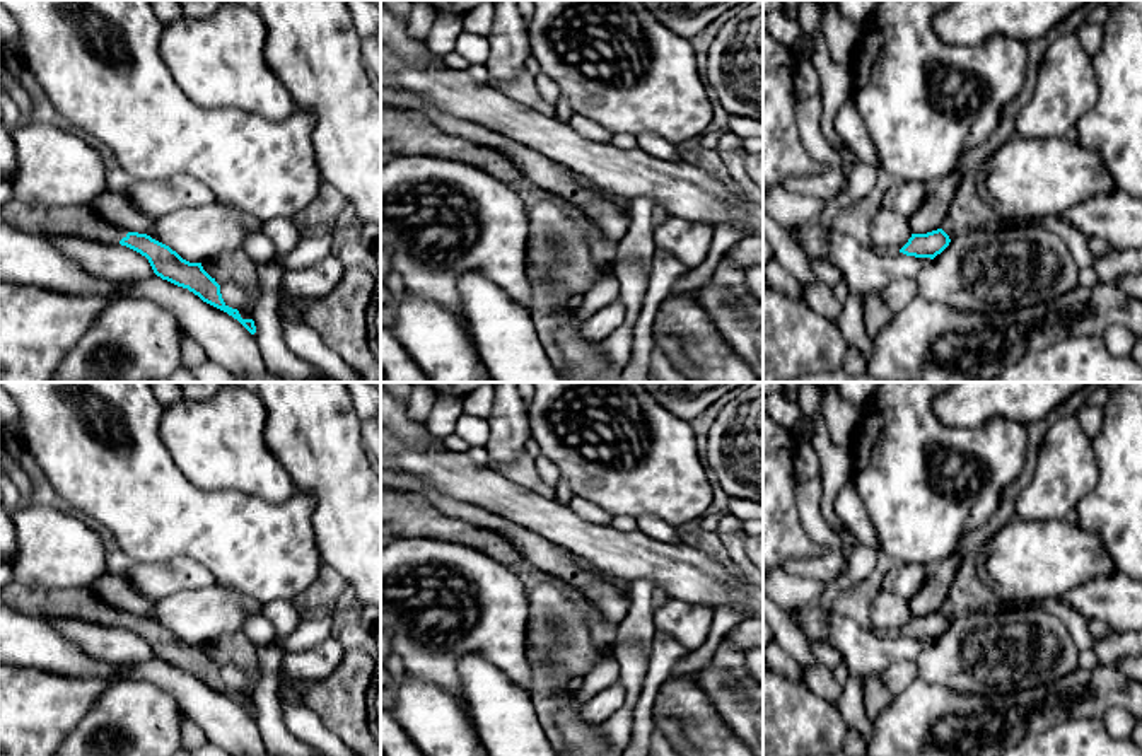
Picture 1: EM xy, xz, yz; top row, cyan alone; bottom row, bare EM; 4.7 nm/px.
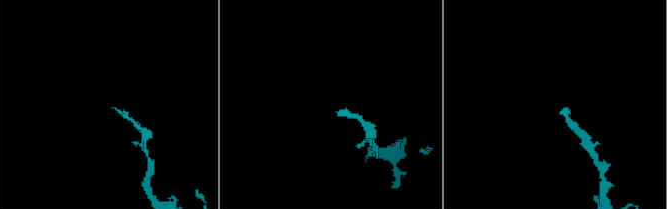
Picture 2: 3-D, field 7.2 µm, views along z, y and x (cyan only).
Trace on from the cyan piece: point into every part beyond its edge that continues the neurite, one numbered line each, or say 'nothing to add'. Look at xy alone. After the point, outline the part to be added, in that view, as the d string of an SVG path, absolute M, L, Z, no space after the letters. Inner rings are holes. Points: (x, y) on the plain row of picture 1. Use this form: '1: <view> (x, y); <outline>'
1: xy (77, 603); M10 582L0 589L0 604L38 619L79 619L85 625L116 628L128 613L114 609L89 587L39 589Z

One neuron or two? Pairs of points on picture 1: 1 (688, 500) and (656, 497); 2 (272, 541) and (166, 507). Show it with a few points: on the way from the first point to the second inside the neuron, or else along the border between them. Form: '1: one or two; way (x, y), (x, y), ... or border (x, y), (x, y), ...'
1: one; way (680, 497), (664, 497)
2: one; way (246, 541), (224, 529), (192, 523)

